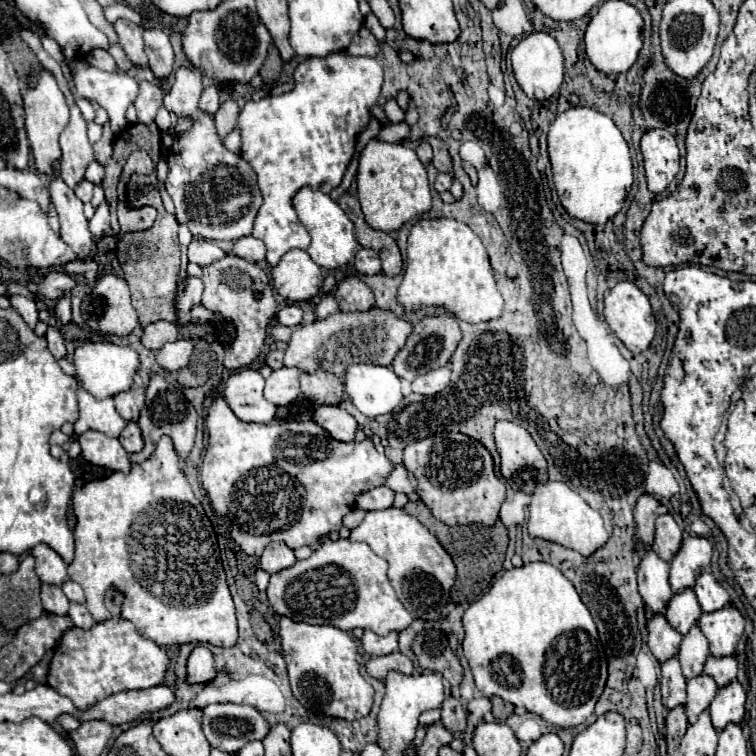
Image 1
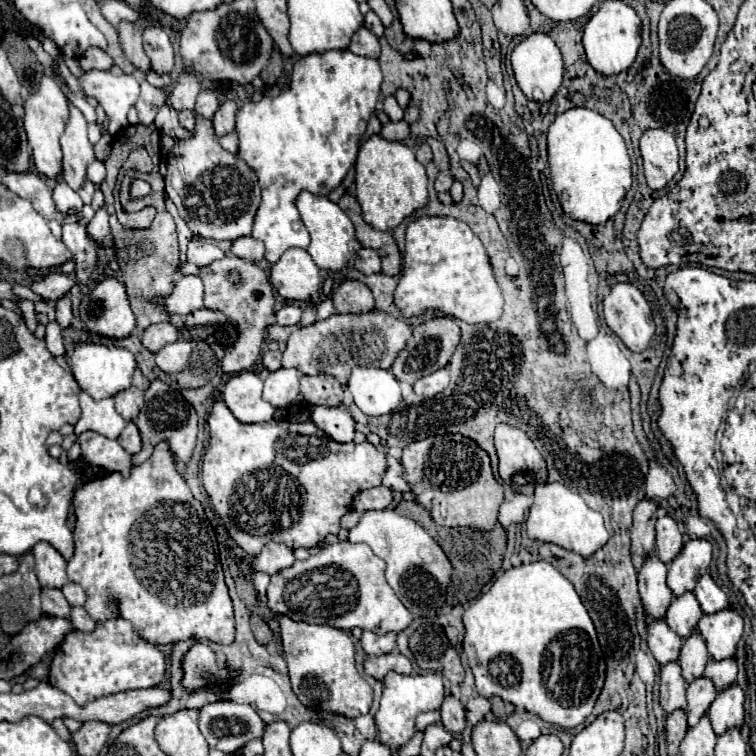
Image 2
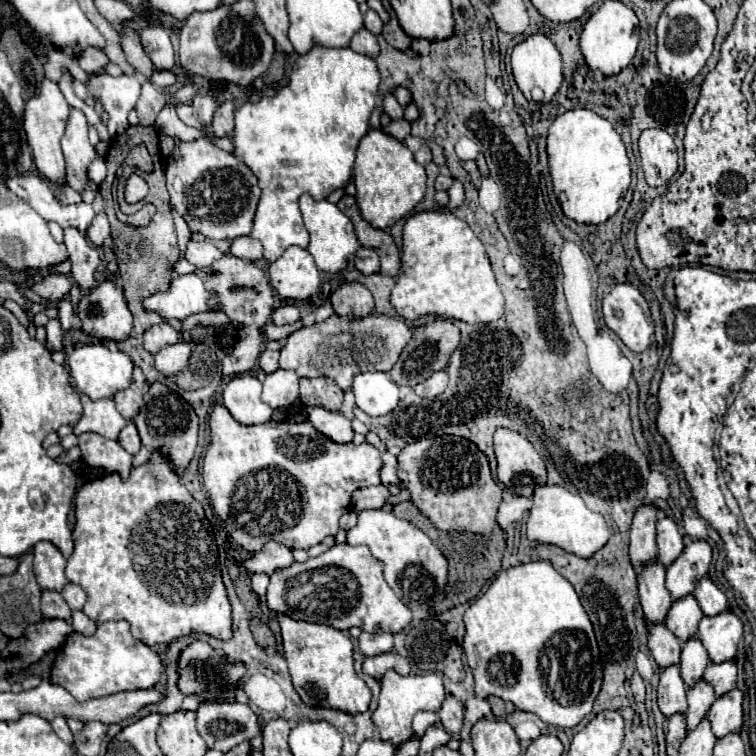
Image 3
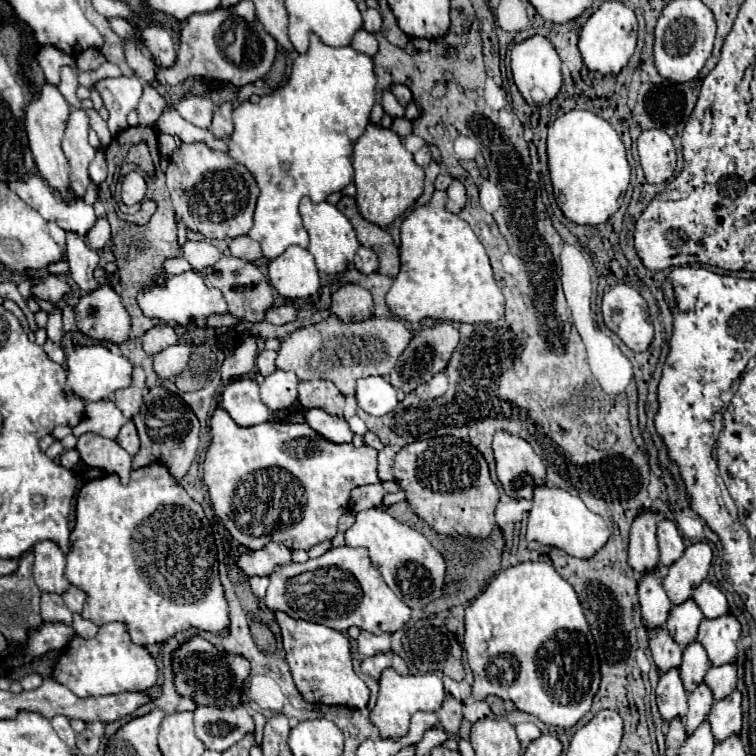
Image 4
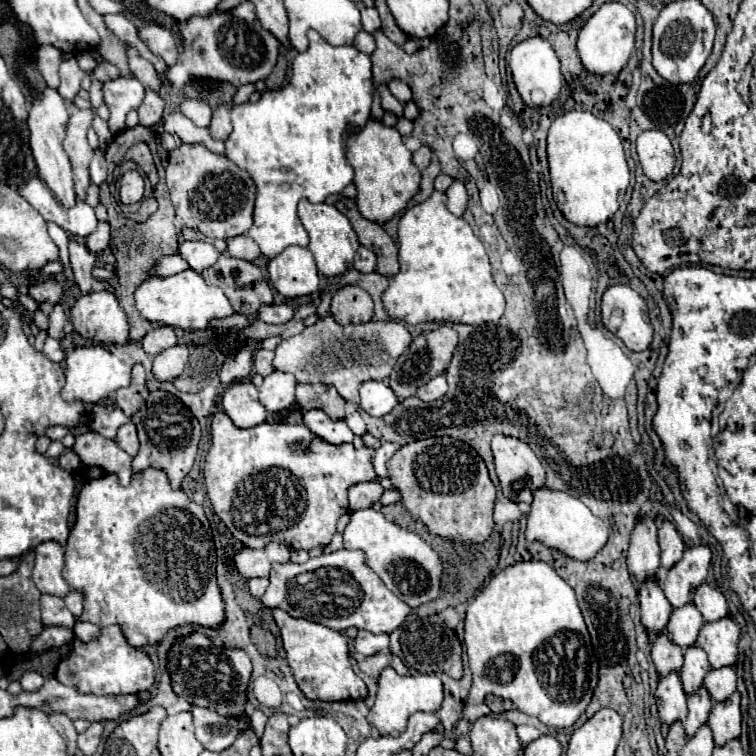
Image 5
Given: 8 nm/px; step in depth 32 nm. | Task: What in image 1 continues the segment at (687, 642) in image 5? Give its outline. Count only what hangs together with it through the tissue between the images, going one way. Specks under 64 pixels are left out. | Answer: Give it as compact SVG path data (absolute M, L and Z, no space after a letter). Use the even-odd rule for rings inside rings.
M684 590L680 594L674 594L672 600L668 602L668 608L664 612L668 624L680 632L682 636L688 634L688 630L698 622L702 614L702 608L696 600L696 594L692 590Z

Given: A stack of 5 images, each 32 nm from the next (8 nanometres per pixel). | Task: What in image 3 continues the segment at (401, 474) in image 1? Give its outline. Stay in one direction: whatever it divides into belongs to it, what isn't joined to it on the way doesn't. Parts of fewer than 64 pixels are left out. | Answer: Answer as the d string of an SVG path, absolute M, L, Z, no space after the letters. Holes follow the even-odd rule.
M390 450L382 452L382 468L380 468L380 480L382 484L396 484L398 488L402 488L400 478L396 476L396 456Z

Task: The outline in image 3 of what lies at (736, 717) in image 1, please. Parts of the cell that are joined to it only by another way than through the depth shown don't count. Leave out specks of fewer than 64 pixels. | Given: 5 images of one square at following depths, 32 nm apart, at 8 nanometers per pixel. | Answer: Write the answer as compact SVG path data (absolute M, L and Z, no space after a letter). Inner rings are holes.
M736 688L728 696L716 698L708 712L712 732L716 738L724 738L730 732L740 732L742 728L742 692Z

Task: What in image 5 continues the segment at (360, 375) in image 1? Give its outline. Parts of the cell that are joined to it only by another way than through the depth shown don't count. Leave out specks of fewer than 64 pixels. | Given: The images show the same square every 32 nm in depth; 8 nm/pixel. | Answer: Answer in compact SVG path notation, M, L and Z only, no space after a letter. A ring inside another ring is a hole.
M382 380L364 382L360 386L360 398L362 398L360 408L364 412L368 412L370 416L376 416L376 418L382 418L398 404L398 398L390 390L390 386Z

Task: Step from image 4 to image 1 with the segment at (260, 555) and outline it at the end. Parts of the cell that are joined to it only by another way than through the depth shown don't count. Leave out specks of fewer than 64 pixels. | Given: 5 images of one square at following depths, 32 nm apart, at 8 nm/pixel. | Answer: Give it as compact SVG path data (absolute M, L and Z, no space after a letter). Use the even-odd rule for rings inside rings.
M272 542L264 548L264 552L258 560L258 568L262 568L268 574L274 574L274 572L280 572L284 568L290 568L294 562L296 562L296 556L286 544Z

